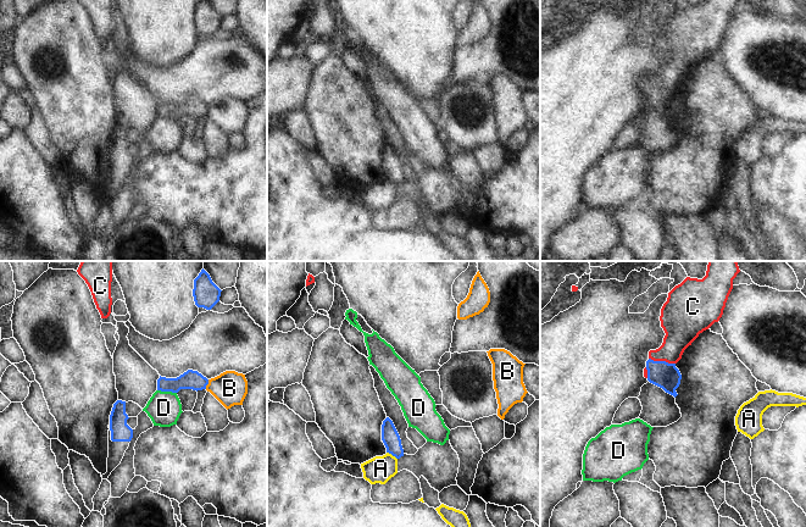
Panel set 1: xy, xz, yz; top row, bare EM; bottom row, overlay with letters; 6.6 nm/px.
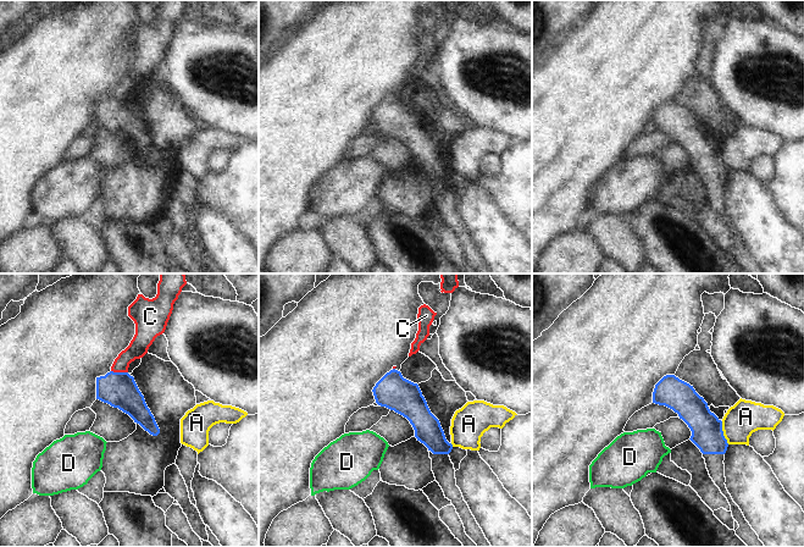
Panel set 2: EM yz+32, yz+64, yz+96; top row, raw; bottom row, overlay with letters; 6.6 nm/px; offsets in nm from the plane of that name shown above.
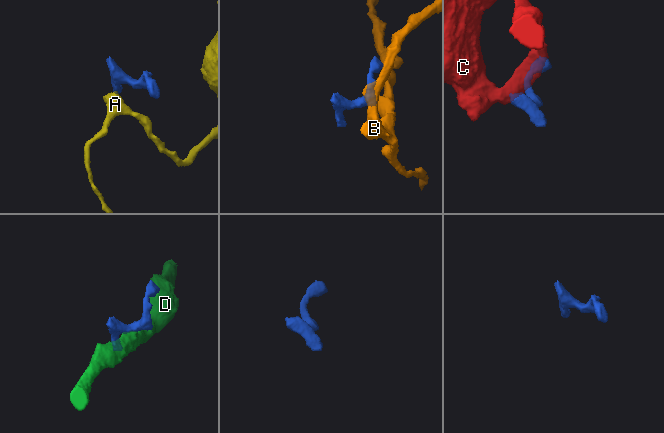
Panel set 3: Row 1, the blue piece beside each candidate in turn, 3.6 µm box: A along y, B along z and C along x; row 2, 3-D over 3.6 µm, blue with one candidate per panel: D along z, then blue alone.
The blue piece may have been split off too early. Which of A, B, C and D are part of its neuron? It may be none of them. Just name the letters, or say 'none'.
none

